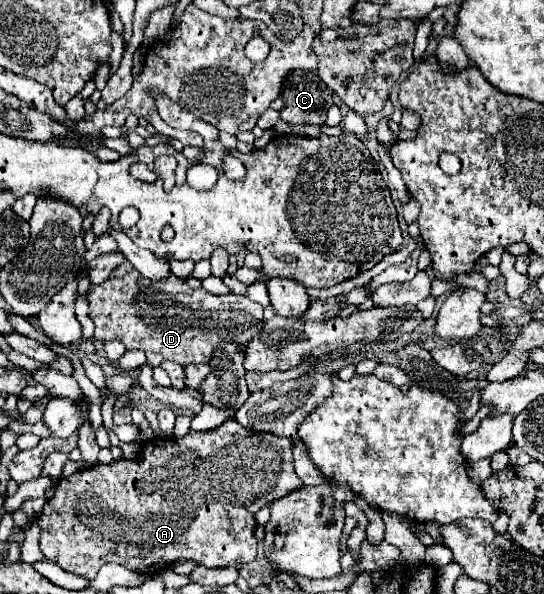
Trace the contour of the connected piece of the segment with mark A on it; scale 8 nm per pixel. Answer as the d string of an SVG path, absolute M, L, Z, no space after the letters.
M228 418L226 422L222 422L214 430L188 432L182 438L152 438L152 440L142 444L138 460L124 460L122 458L122 460L114 460L110 464L96 464L88 470L74 472L70 478L58 480L54 496L46 502L42 514L38 516L40 526L42 526L40 550L42 550L46 560L56 562L62 570L76 574L76 576L84 576L84 578L96 578L100 566L108 564L108 562L122 564L128 570L134 570L134 572L140 572L140 574L146 574L146 576L160 574L164 568L174 564L178 558L194 560L196 564L202 564L206 568L226 568L226 566L236 566L236 562L248 564L256 558L256 550L258 550L258 540L254 536L254 530L258 526L256 518L254 518L256 512L262 506L274 502L276 498L282 498L284 494L288 494L288 492L292 492L300 486L302 486L302 482L300 482L300 478L296 478L296 472L292 470L292 442L288 438L278 438L274 434L248 430L248 428L240 426L234 418Z

